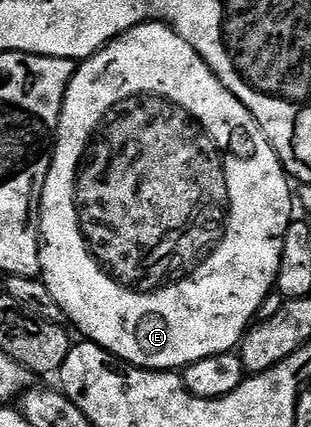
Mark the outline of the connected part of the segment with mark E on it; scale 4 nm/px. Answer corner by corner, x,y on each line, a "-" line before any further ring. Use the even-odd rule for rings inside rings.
136,25
128,33
99,49
94,56
83,58
77,64
76,73
68,84
56,132
56,148
52,150
50,171
46,175
40,200
40,277
50,295
54,295
54,303
62,307
70,325
72,321
71,328
76,328
81,333
81,338
100,345
112,354
117,362
124,364
125,361
136,369
183,370
186,365
198,363
198,359
235,350
244,334
257,320
262,303
275,290
278,267
282,259
283,236
289,223
294,220
294,189
288,184
290,178
285,173
284,165
278,159
274,147
266,139
262,127
254,119
254,115
250,115
246,106
216,78
202,55
198,55
198,51
194,51
194,47
190,47
190,43
186,43
186,39
182,39
182,35
175,33
169,25
-
142,93
165,97
168,101
162,102
161,105
155,105
152,101
124,101
-
88,249
104,264
105,271
113,278
92,258

